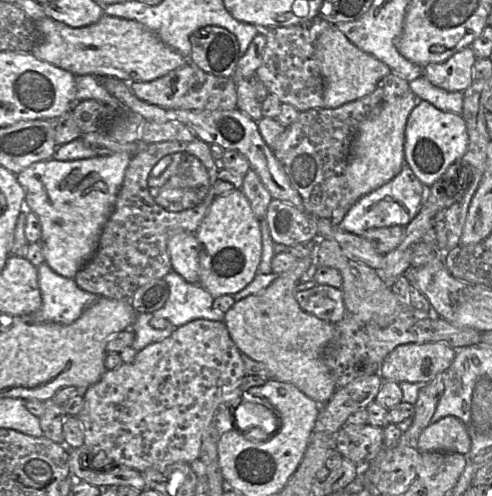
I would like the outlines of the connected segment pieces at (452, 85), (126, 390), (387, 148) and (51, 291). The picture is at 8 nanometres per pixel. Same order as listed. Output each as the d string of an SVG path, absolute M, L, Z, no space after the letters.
M467 46L443 63L431 63L423 67L423 76L436 87L450 92L463 92L474 80L476 59L472 48Z
M198 319L176 327L167 338L149 344L138 351L131 363L123 363L115 369L106 370L98 382L84 390L84 407L77 418L79 418L83 427L84 446L88 450L91 467L97 470L123 469L141 474L160 466L168 466L173 463L190 464L194 460L199 459L202 435L215 409L222 401L223 396L230 393L243 376L245 376L245 367L242 354L231 339L223 321Z
M409 90L401 96L384 101L361 121L350 145L344 194L330 218L333 224L338 225L359 198L386 184L401 171L405 165L406 123L419 100Z
M46 262L37 266L37 272L42 306L32 314L14 319L27 323L54 322L69 325L100 297L82 290L75 279L57 274Z

